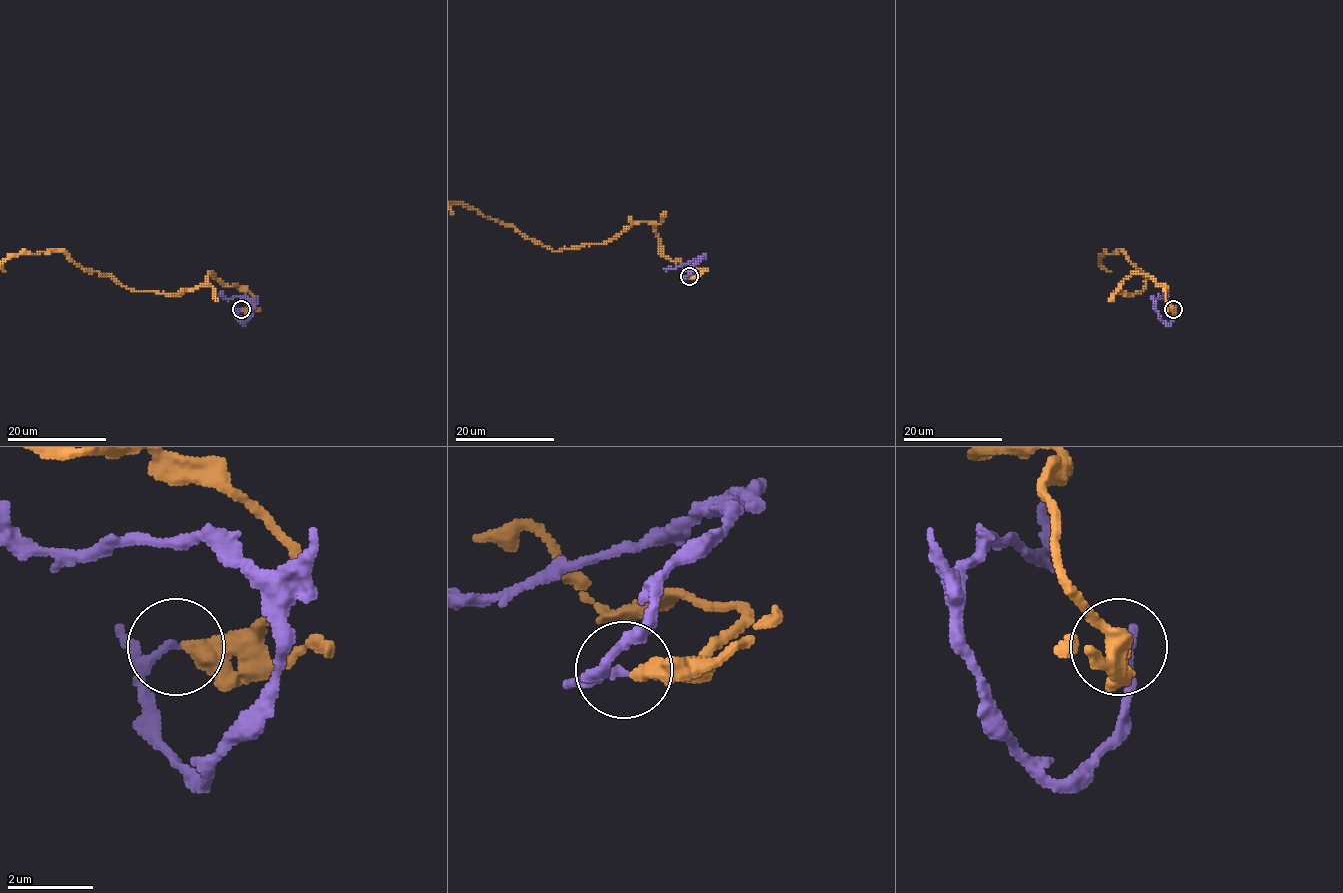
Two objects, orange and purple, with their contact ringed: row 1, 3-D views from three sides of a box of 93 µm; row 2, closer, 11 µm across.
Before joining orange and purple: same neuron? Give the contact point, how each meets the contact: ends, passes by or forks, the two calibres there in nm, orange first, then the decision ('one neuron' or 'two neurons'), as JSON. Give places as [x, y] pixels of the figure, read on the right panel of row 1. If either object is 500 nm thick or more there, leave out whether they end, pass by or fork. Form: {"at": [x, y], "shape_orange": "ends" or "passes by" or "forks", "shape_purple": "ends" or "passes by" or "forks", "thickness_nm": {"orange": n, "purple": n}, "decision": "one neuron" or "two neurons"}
{"at": [1173, 309], "shape_orange": "ends", "shape_purple": "passes by", "thickness_nm": {"orange": 420, "purple": 140}, "decision": "two neurons"}

